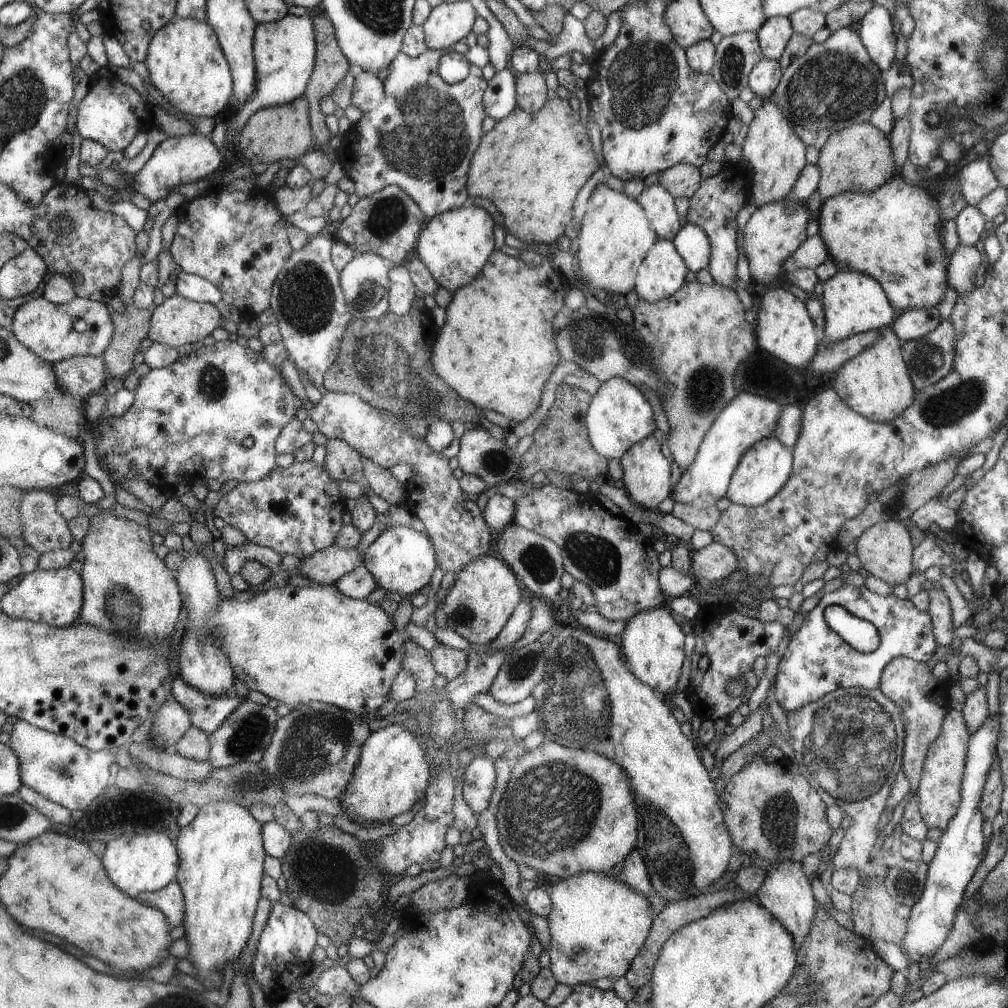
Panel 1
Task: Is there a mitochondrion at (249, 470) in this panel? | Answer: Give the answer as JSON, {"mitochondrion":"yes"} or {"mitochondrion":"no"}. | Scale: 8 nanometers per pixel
{"mitochondrion":"no"}

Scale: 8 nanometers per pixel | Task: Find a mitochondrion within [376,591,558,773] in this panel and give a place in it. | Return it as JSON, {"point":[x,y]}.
{"point":[518,671]}

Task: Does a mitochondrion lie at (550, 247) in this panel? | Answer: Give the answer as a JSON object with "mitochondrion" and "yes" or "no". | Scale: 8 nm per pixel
{"mitochondrion":"no"}

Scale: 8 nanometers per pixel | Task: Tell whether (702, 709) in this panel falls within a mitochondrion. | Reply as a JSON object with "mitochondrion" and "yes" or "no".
{"mitochondrion":"no"}

